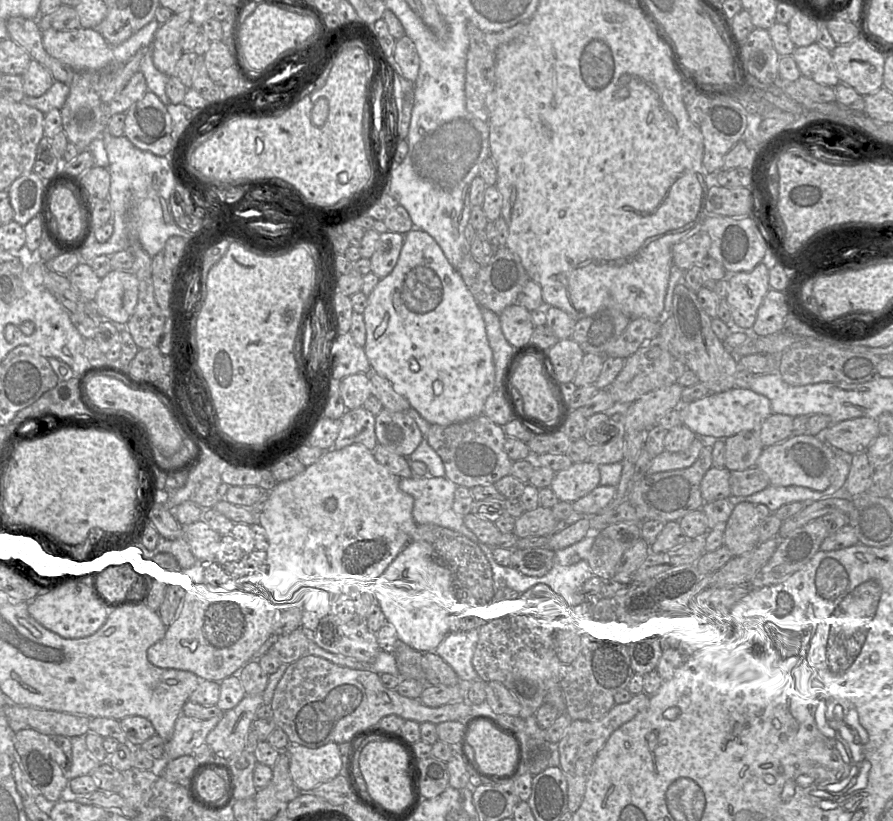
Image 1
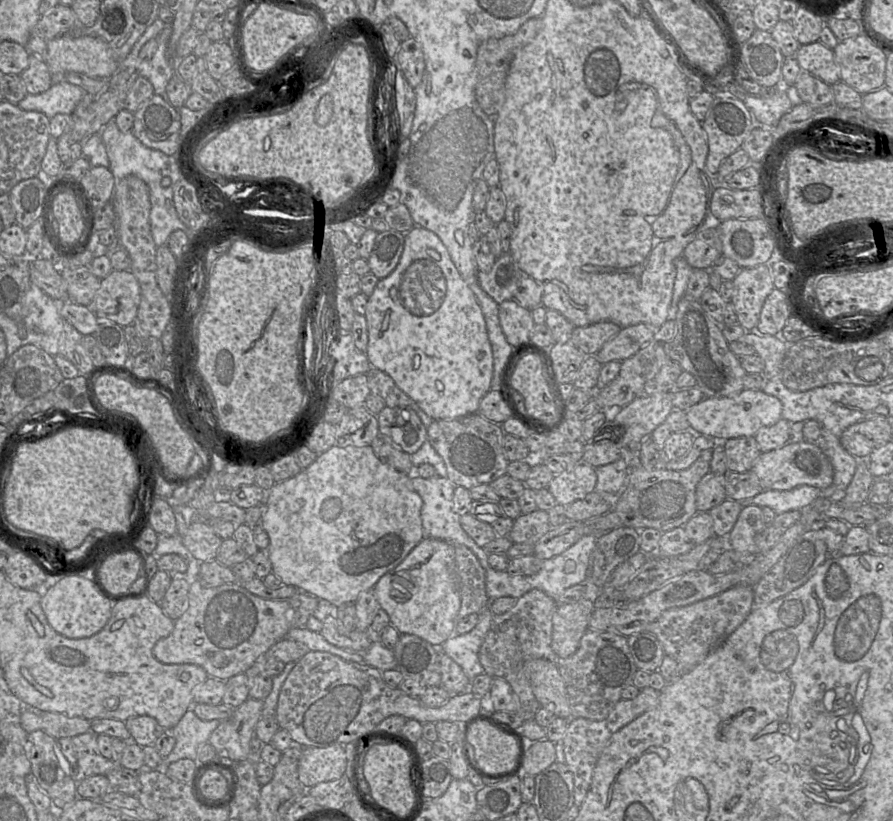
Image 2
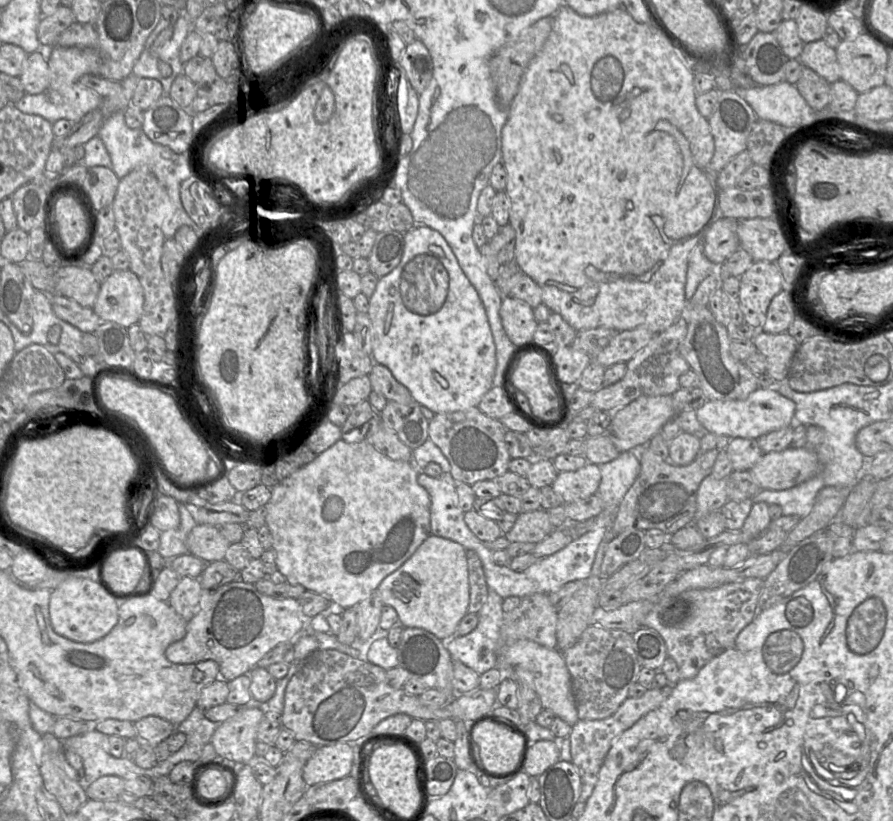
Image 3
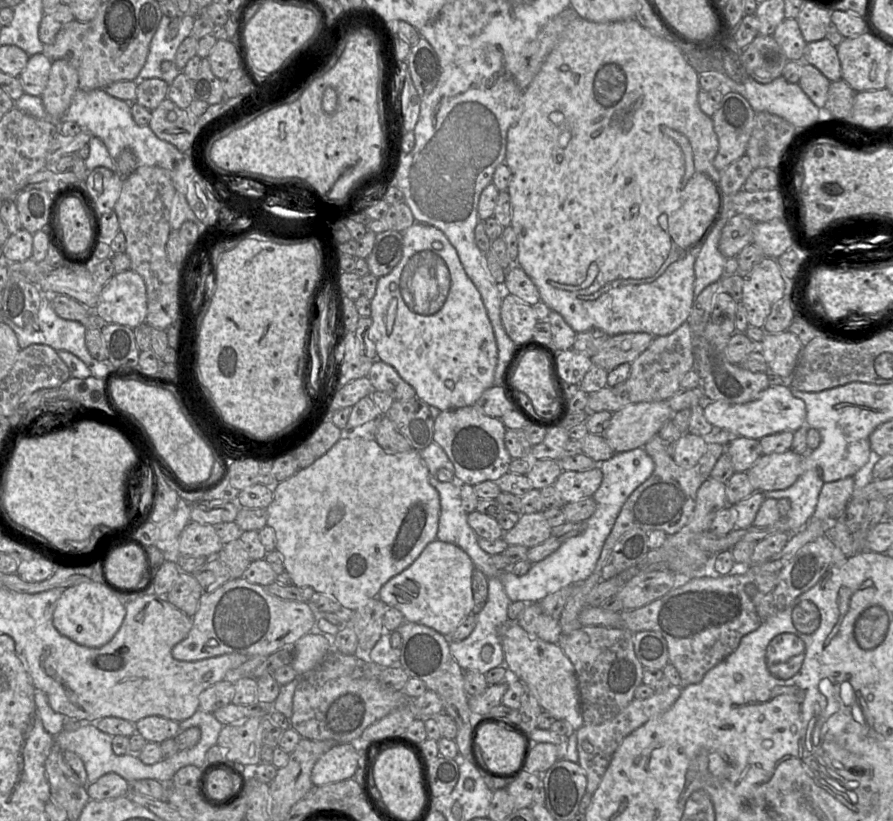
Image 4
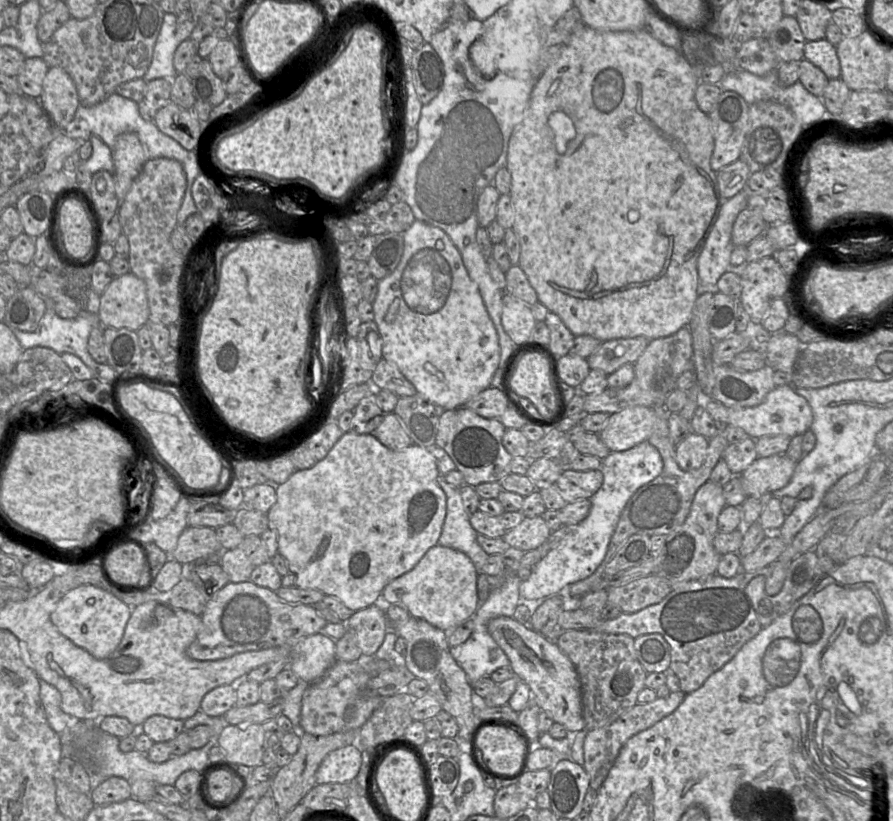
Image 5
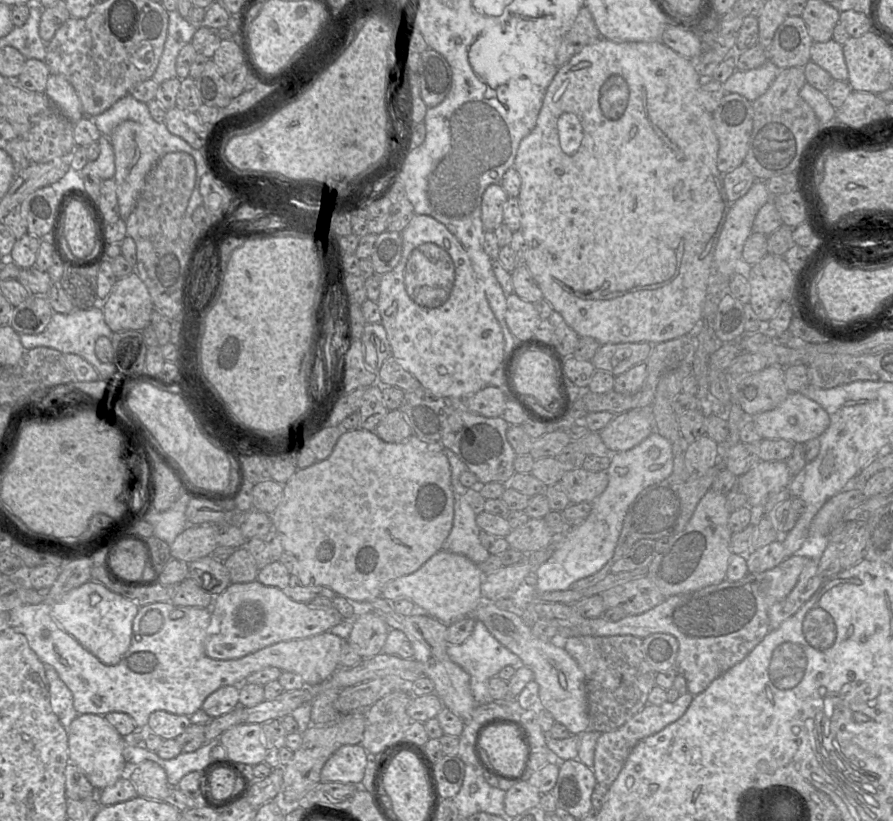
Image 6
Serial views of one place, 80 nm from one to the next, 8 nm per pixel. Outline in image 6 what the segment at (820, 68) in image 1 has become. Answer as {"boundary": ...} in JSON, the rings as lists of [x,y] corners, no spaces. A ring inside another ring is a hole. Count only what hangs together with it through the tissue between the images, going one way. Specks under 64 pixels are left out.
{"boundary":[[[833,39],[814,42],[810,49],[810,60],[827,71],[833,80],[848,81],[843,45]]]}

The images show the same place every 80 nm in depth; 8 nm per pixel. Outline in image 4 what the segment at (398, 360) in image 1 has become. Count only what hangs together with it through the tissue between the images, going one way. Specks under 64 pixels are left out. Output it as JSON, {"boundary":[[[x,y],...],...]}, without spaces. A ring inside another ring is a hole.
{"boundary":[[[414,222],[402,232],[403,251],[399,263],[390,273],[378,278],[376,292],[371,302],[371,319],[373,321],[373,340],[376,346],[377,360],[392,366],[400,377],[416,392],[416,396],[430,406],[441,411],[473,406],[483,392],[494,385],[494,373],[498,363],[498,348],[495,333],[488,317],[481,294],[474,283],[467,276],[458,254],[447,237],[439,229],[418,222]]]}

